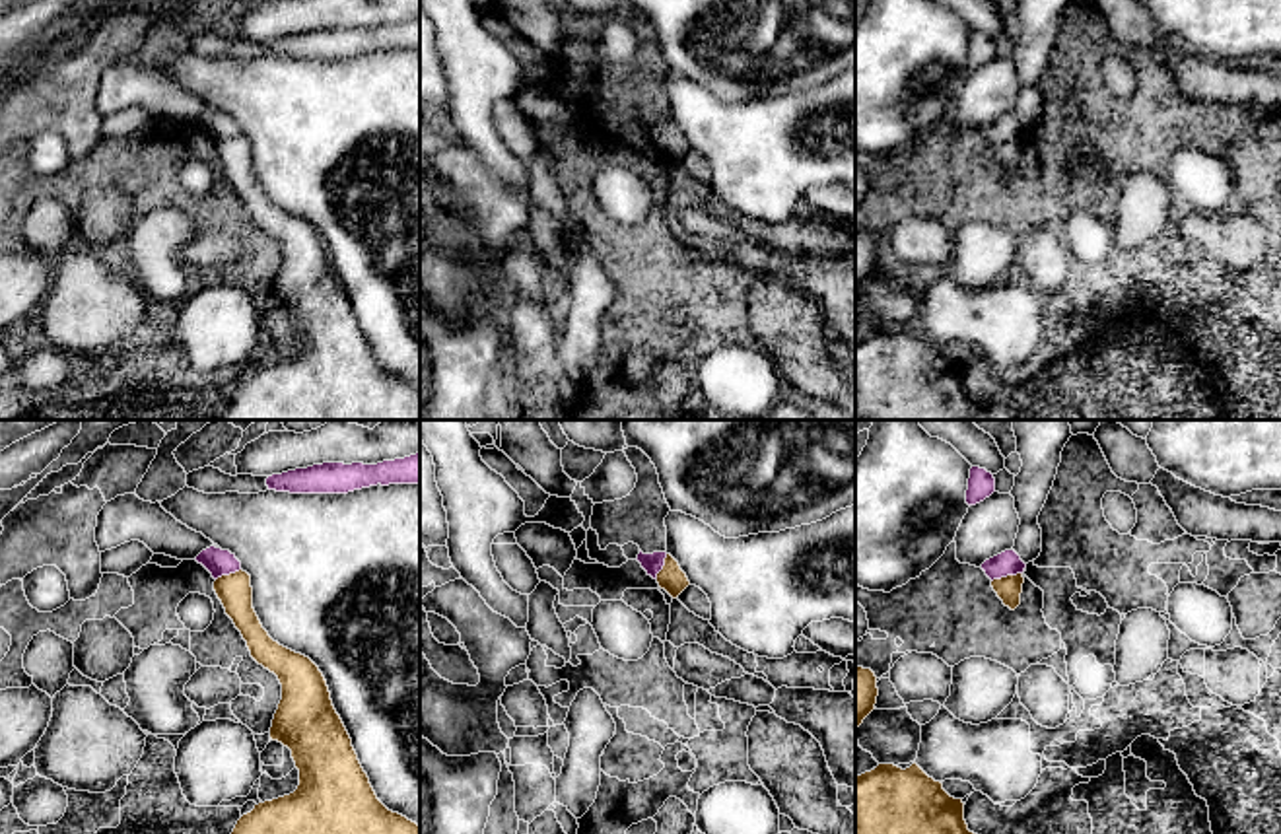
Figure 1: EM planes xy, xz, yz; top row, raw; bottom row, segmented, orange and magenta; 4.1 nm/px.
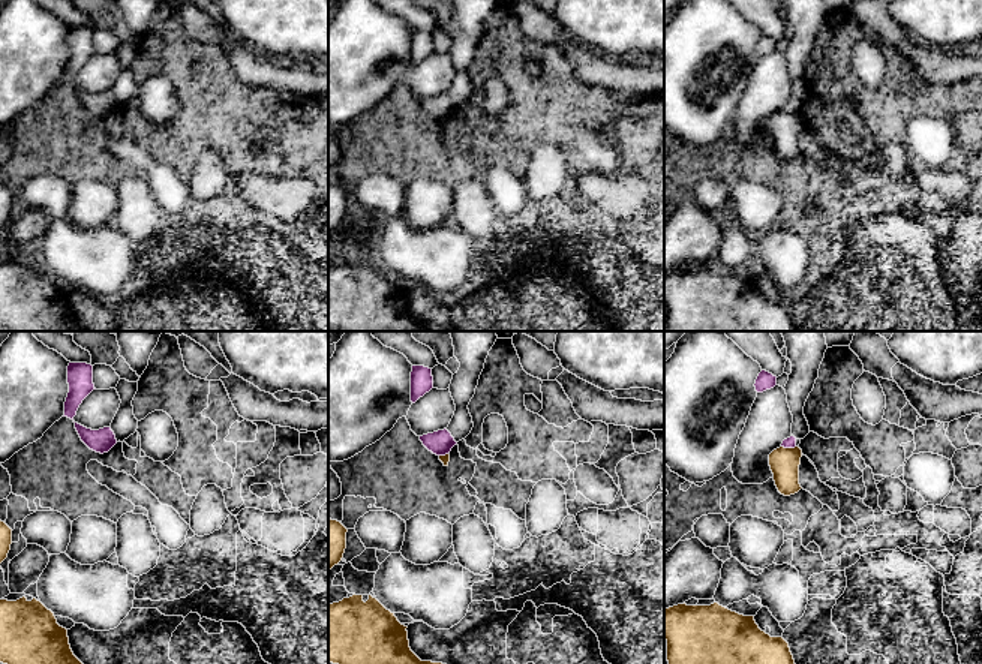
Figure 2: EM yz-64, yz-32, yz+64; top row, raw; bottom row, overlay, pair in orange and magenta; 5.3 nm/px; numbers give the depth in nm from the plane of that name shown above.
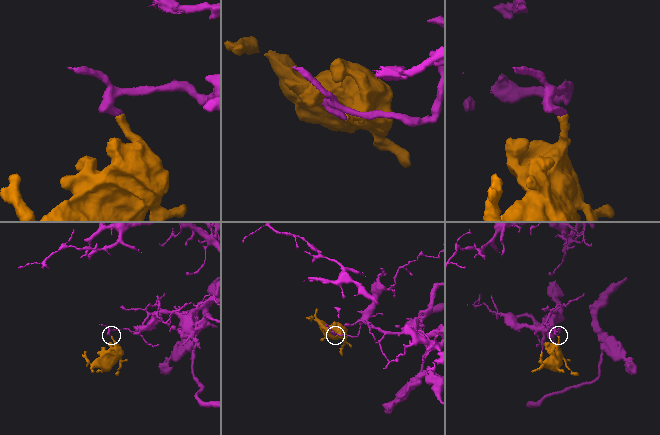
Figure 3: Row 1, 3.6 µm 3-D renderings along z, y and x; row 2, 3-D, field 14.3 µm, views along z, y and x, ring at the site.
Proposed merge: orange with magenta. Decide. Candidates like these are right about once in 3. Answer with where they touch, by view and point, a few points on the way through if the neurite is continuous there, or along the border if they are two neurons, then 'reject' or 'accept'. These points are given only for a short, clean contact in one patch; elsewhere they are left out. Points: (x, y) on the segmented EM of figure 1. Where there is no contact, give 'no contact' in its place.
contact yz (1007, 576); border yz (1021, 572), (992, 582); reject

